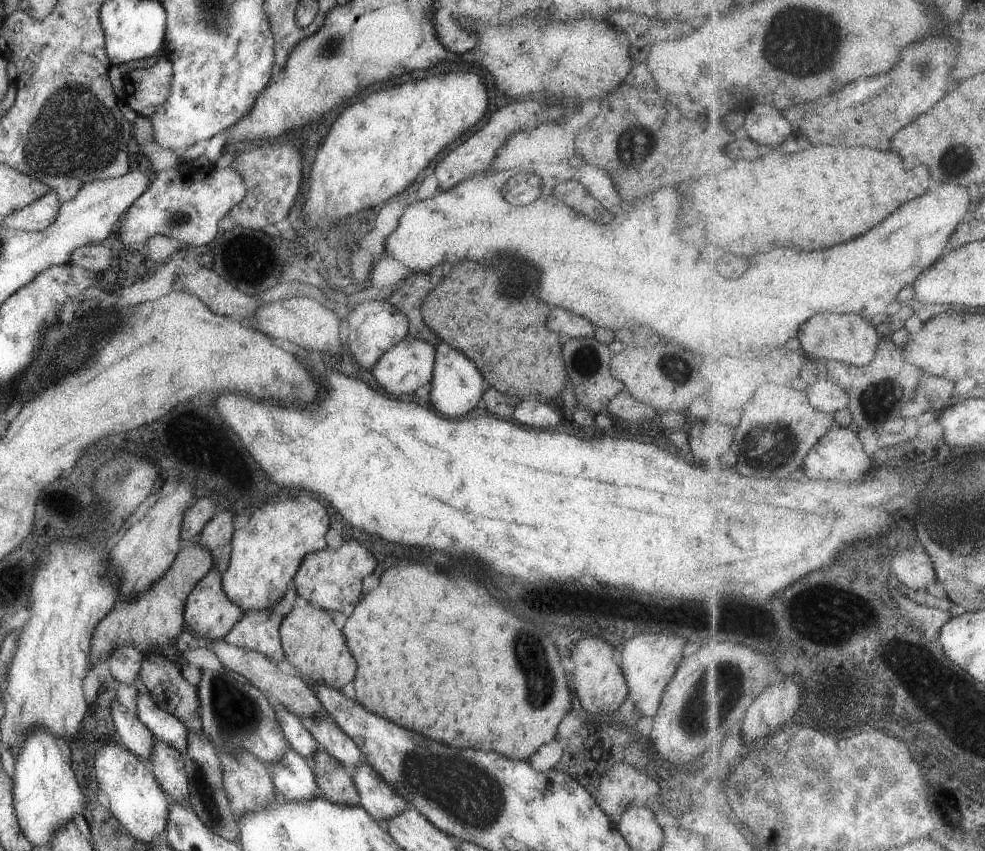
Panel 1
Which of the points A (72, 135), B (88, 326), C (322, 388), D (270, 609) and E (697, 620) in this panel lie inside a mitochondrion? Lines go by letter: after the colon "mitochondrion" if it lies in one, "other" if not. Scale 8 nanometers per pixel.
A: mitochondrion
B: mitochondrion
C: other
D: other
E: other

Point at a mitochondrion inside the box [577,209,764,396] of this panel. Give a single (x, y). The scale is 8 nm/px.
(679, 367)

